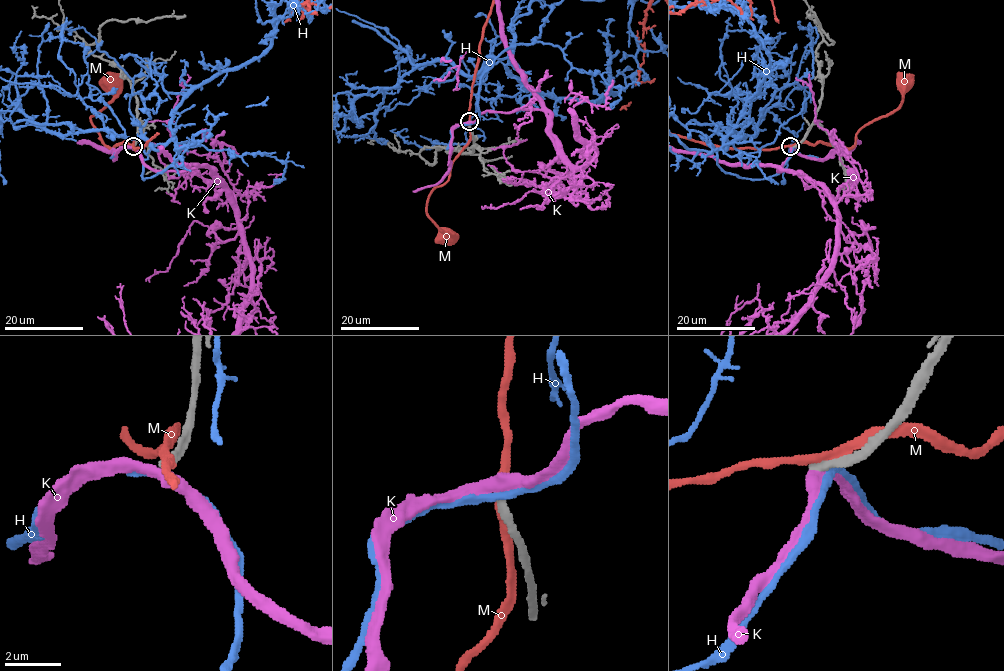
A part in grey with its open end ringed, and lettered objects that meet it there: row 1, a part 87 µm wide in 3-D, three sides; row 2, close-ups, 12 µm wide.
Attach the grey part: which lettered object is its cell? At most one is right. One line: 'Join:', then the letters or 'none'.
Join: none

